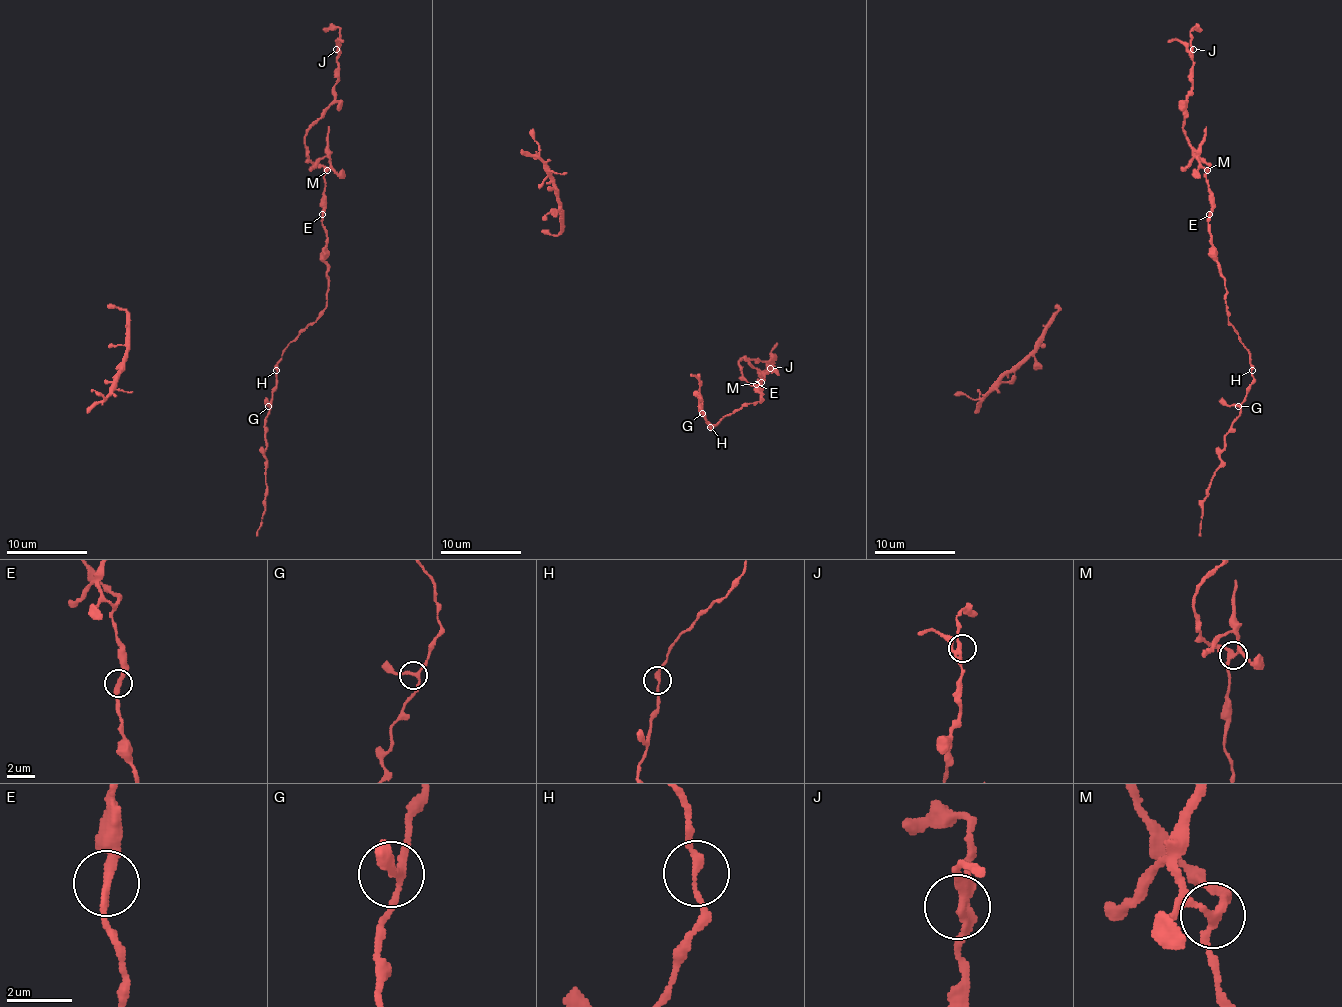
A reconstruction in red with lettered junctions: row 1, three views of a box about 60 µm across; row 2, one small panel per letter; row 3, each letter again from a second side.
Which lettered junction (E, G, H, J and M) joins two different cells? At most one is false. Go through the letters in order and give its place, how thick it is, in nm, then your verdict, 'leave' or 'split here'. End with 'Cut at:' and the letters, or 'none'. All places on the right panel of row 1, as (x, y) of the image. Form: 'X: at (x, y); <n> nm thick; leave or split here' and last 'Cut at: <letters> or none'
E: at (1209, 214); 280 nm thick; leave
G: at (1238, 406); 190 nm thick; leave
H: at (1252, 370); 220 nm thick; leave
J: at (1193, 49); 240 nm thick; leave
M: at (1207, 170); 220 nm thick; split here
Cut at: M

